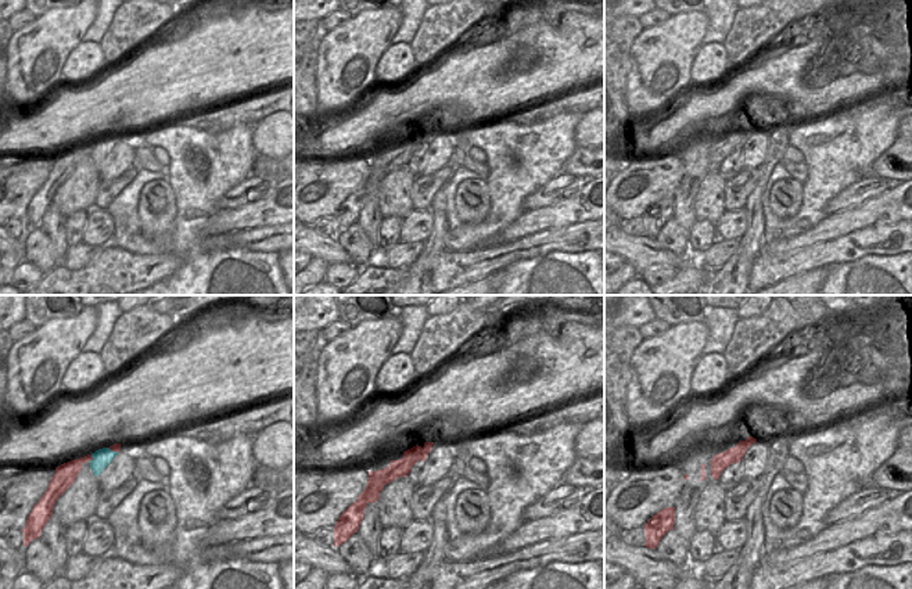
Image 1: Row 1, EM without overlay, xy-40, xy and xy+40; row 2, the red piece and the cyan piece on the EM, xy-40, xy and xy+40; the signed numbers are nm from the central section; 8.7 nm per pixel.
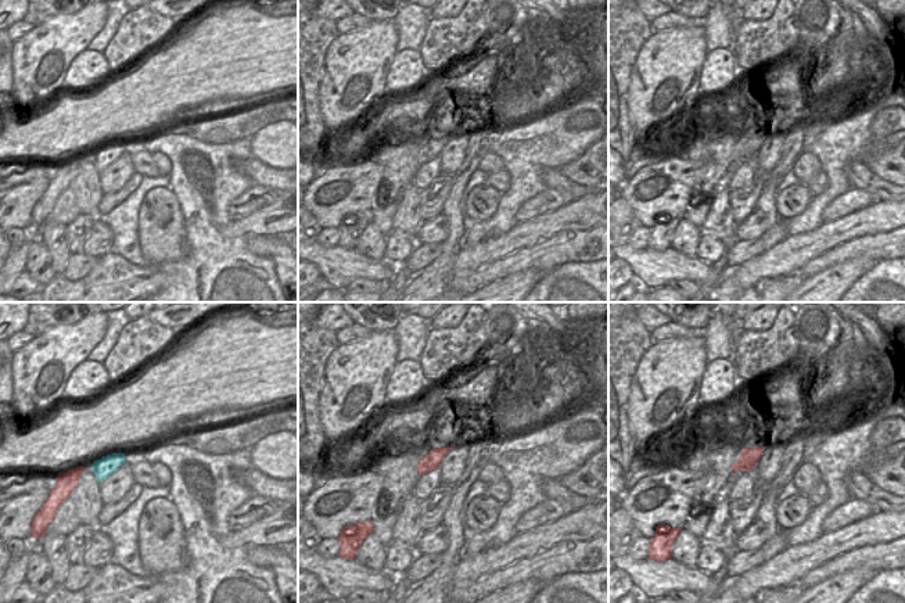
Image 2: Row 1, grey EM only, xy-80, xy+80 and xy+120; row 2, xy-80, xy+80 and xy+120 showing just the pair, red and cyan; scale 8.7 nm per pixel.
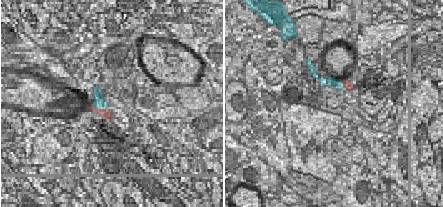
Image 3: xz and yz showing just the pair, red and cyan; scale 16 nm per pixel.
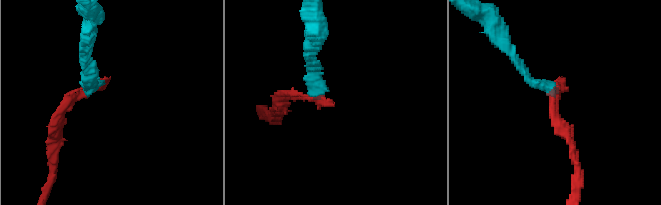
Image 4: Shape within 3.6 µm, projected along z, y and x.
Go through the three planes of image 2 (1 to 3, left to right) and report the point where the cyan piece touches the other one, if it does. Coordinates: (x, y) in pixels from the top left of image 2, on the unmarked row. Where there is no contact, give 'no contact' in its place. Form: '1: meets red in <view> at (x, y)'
1: no contact
2: no contact
3: no contact

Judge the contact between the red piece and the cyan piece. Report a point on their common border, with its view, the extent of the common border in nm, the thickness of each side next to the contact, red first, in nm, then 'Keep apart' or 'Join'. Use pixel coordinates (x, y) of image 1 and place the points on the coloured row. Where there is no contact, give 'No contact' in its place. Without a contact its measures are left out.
Touches red at xy-40 (90, 459). Shared border 80 nm. Thickness 180 nm (red) against 160 nm. Keep apart.

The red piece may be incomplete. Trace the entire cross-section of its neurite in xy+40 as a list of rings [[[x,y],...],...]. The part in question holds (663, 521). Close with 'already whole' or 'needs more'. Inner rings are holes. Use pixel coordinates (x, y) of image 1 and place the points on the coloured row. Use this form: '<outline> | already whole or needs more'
[[[665,507],[654,514],[643,527],[646,534],[644,546],[649,549],[656,549],[661,538],[674,529],[675,522],[675,507]]] | already whole

